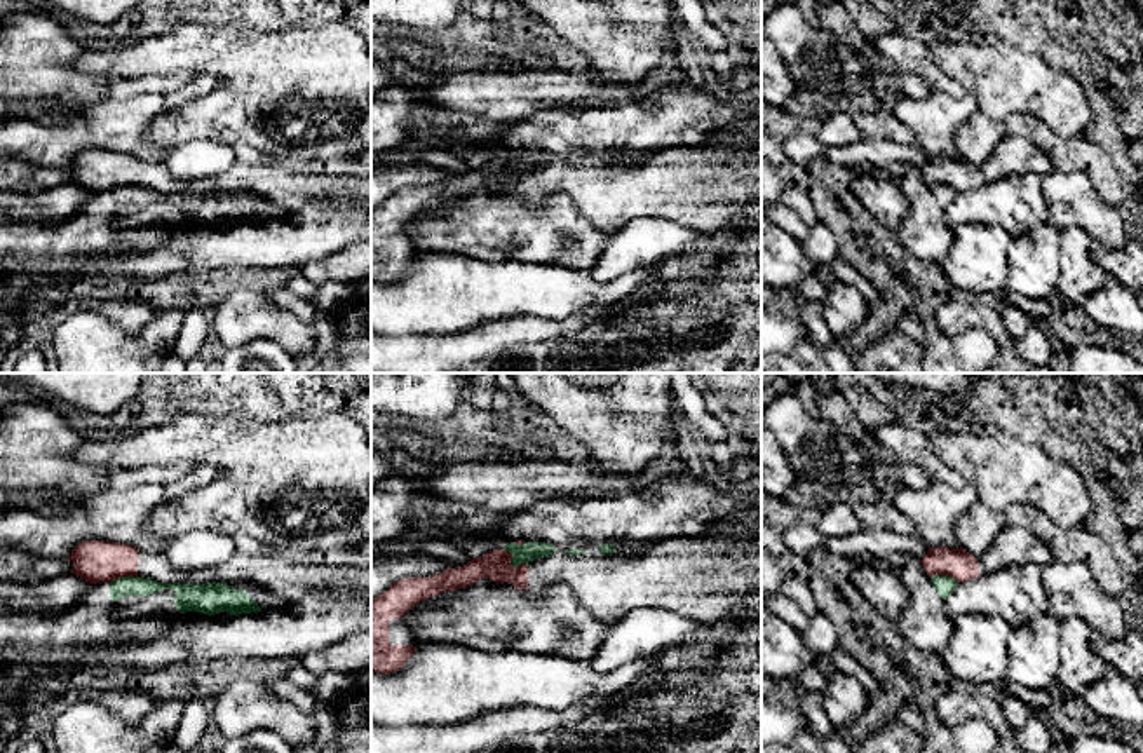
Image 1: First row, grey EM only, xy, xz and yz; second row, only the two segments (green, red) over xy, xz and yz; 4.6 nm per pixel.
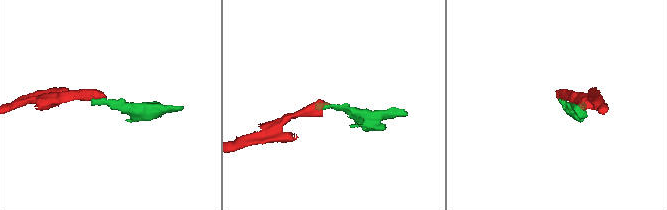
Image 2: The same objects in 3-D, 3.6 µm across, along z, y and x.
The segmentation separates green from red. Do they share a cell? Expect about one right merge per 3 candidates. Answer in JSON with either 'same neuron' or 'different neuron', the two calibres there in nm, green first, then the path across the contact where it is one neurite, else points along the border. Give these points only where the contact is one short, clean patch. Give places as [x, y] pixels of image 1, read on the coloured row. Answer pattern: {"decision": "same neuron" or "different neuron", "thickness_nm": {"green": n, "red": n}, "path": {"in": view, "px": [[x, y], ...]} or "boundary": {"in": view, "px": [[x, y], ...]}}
{"decision": "different neuron", "thickness_nm": {"green": 100, "red": 140}, "boundary": {"in": "xz", "px": [[504, 548], [511, 555], [513, 565], [527, 565]]}}

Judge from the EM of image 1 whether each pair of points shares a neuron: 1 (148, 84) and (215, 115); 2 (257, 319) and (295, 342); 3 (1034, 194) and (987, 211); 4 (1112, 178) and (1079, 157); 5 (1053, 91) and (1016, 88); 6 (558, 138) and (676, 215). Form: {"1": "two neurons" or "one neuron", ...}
{"1": "two neurons", "2": "one neuron", "3": "one neuron", "4": "one neuron", "5": "one neuron", "6": "two neurons"}

